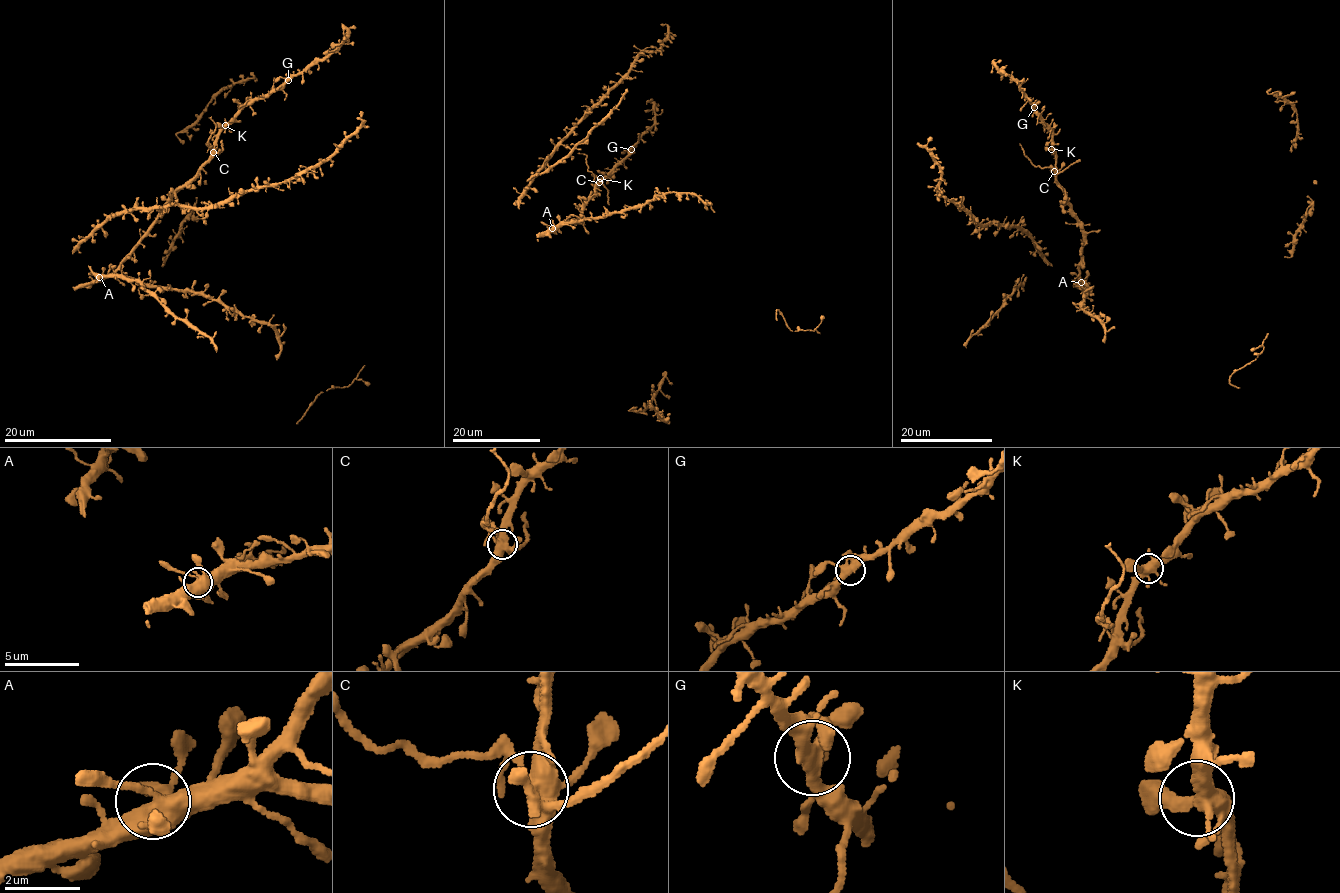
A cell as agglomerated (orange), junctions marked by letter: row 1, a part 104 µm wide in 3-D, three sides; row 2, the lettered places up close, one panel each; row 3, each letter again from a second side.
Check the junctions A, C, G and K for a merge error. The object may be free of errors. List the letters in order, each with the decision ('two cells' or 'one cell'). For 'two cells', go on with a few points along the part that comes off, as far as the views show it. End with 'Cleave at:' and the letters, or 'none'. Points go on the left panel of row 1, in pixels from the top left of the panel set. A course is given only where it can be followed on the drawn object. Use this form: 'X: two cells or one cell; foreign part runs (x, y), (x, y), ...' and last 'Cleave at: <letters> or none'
A: one cell
C: two cells; foreign part runs (214, 151), (207, 143), (215, 128), (210, 116)
G: one cell
K: one cell
Cleave at: C

